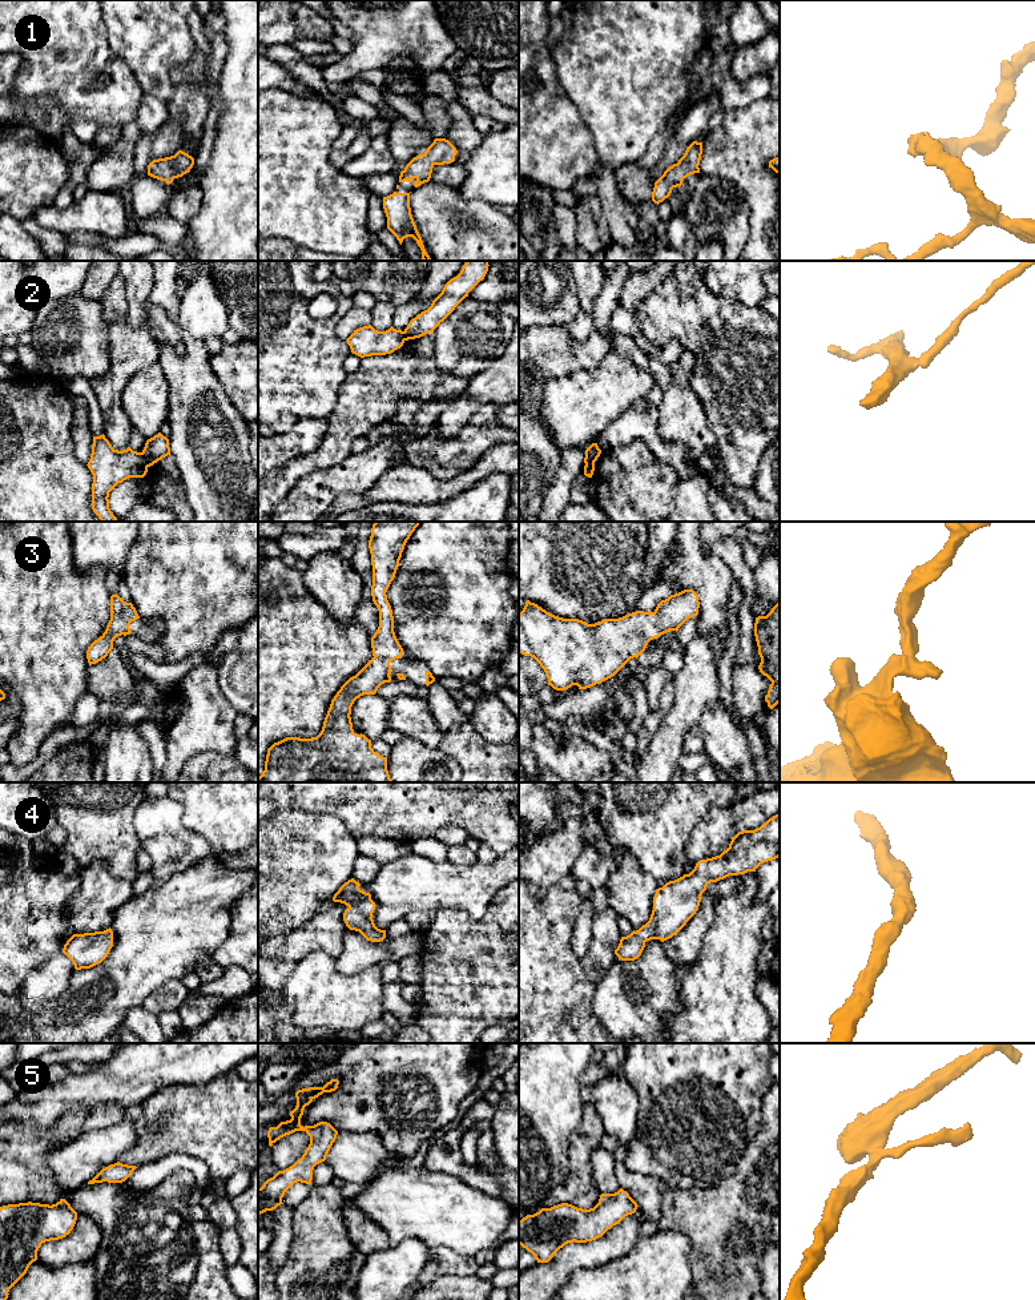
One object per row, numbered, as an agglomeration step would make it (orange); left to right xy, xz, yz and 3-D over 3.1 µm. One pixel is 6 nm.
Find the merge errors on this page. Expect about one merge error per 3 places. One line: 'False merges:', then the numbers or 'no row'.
False merges: 2

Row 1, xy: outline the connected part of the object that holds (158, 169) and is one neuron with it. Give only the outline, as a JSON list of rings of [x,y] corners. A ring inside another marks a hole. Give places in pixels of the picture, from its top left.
[[[178,150],[174,156],[153,160],[148,165],[148,176],[165,181],[168,185],[174,178],[189,173],[194,165],[194,158],[188,153]]]

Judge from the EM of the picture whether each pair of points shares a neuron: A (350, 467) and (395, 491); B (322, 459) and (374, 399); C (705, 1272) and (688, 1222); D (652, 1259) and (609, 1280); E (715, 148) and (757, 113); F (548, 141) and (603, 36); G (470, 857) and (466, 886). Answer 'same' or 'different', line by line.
A: different
B: same
C: same
D: same
E: same
F: different
G: different

